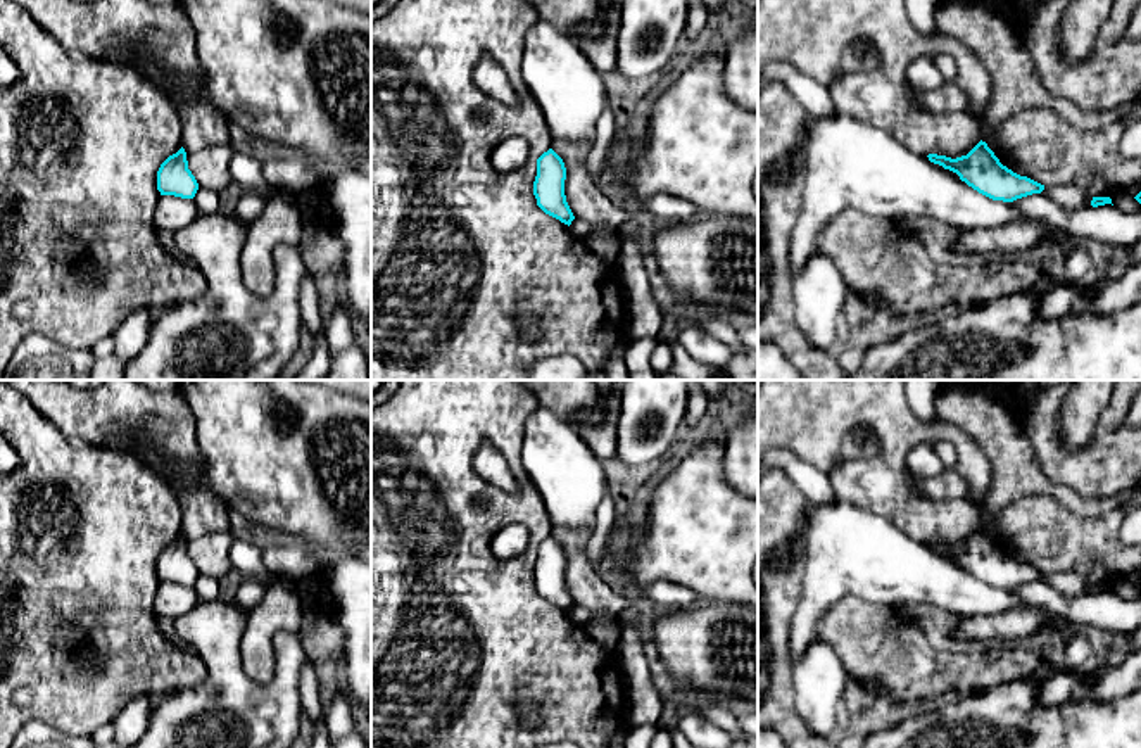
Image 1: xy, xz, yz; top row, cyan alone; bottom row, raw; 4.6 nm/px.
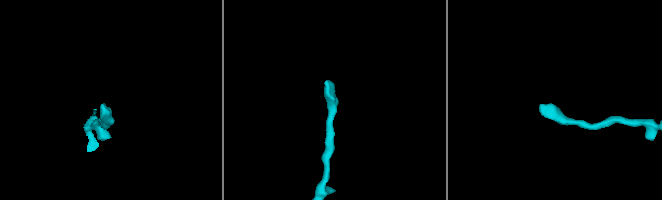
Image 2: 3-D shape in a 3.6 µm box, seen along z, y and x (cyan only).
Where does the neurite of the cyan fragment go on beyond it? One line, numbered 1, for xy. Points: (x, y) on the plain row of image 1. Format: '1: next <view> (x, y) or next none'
1: next none

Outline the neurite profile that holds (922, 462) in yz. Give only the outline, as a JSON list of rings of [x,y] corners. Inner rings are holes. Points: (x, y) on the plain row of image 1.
[[[930,442],[913,446],[905,458],[906,472],[911,479],[924,480],[939,475],[944,463]]]

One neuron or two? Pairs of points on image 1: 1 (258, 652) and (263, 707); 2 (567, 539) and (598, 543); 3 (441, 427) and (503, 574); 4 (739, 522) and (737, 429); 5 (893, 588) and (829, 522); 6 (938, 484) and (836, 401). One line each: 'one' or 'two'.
1: two
2: two
3: one
4: two
5: one
6: two

